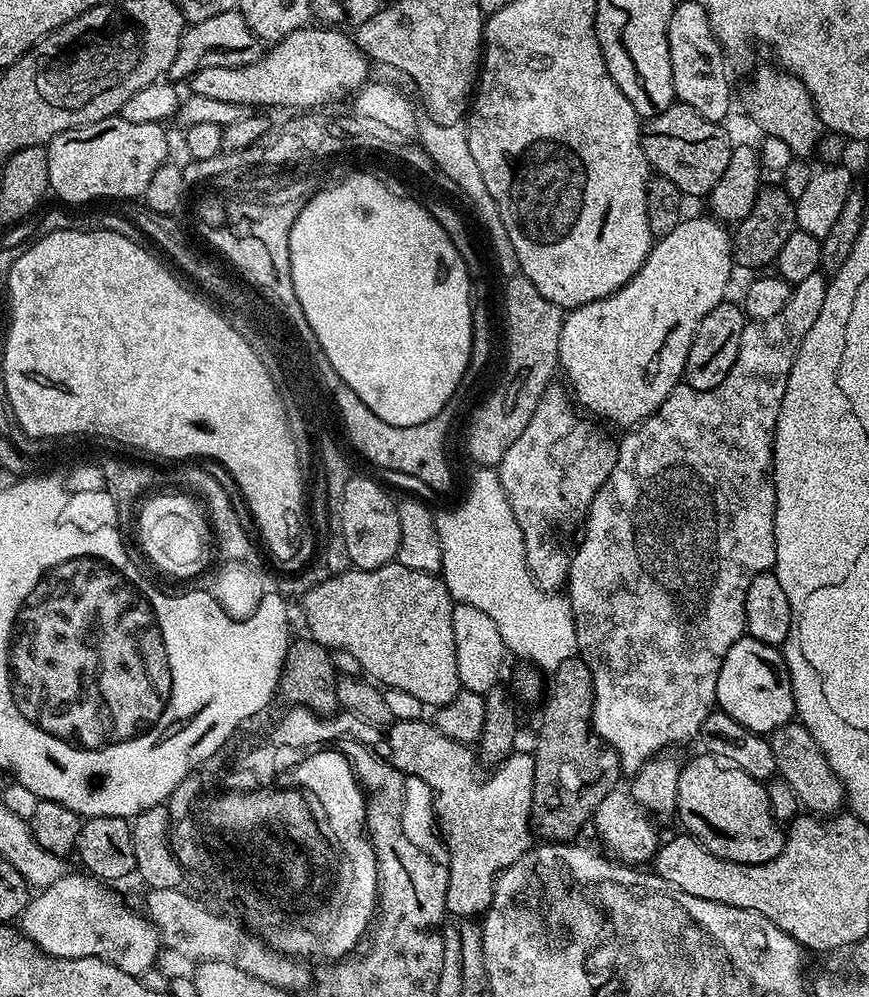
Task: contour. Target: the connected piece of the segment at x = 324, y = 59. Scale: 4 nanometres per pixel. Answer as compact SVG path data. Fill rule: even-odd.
M332 26L299 28L286 38L275 41L272 48L246 66L206 66L192 73L191 95L202 98L218 98L218 102L247 104L253 109L260 106L285 104L292 110L320 110L331 100L340 100L369 83L370 61L357 46L355 39Z

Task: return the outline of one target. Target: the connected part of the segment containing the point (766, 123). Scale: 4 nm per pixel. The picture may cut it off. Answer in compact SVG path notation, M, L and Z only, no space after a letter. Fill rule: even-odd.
M779 66L758 69L744 92L744 108L749 118L766 135L781 140L793 152L793 157L808 158L812 151L817 151L822 140L820 115L810 90L806 90L804 83L793 72Z

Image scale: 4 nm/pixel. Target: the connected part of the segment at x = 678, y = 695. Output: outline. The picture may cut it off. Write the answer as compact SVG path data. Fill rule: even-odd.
M823 271L802 278L794 285L790 298L778 314L765 320L745 323L742 342L738 346L738 358L730 366L730 374L714 390L694 390L687 382L677 384L662 402L658 411L647 416L641 424L629 427L624 437L619 437L616 449L616 465L610 470L610 478L594 494L588 515L583 521L584 537L576 552L571 553L572 565L568 567L566 595L572 604L574 626L580 659L586 661L594 678L594 706L592 707L592 729L618 754L620 767L625 773L634 774L652 756L659 756L665 750L672 750L675 744L684 744L688 739L699 737L702 722L708 713L717 707L716 687L718 670L722 670L722 658L726 650L734 646L746 632L746 590L759 572L772 572L776 563L774 542L774 514L776 513L776 484L772 480L772 442L776 434L776 423L786 394L786 382L796 361L802 338L810 334L810 326L826 302L828 280Z

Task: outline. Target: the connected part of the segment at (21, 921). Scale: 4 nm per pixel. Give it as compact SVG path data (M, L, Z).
M66 874L49 886L37 891L24 907L24 913L18 917L19 931L33 940L46 954L58 958L102 958L118 970L134 977L140 977L146 969L157 963L156 955L162 952L160 933L147 915L131 912L112 892L107 892L101 881L87 875L72 876Z

